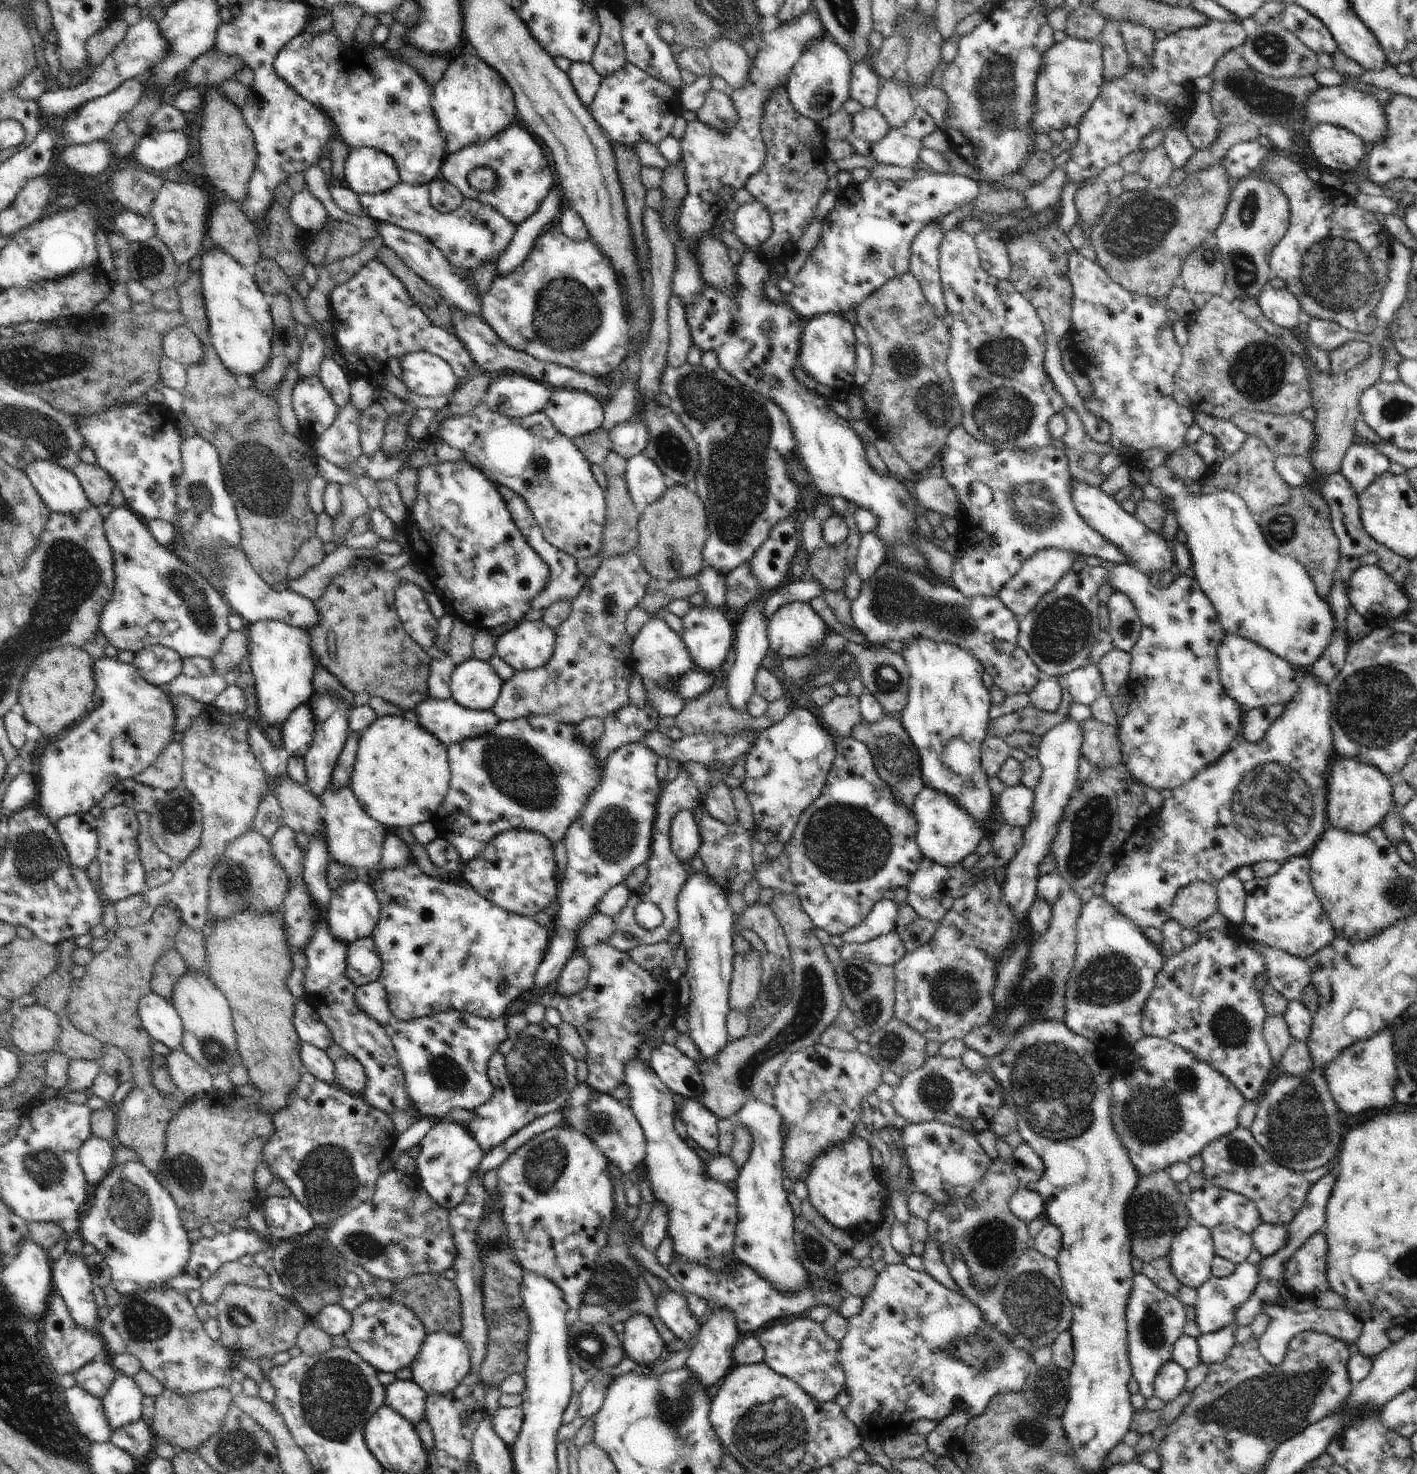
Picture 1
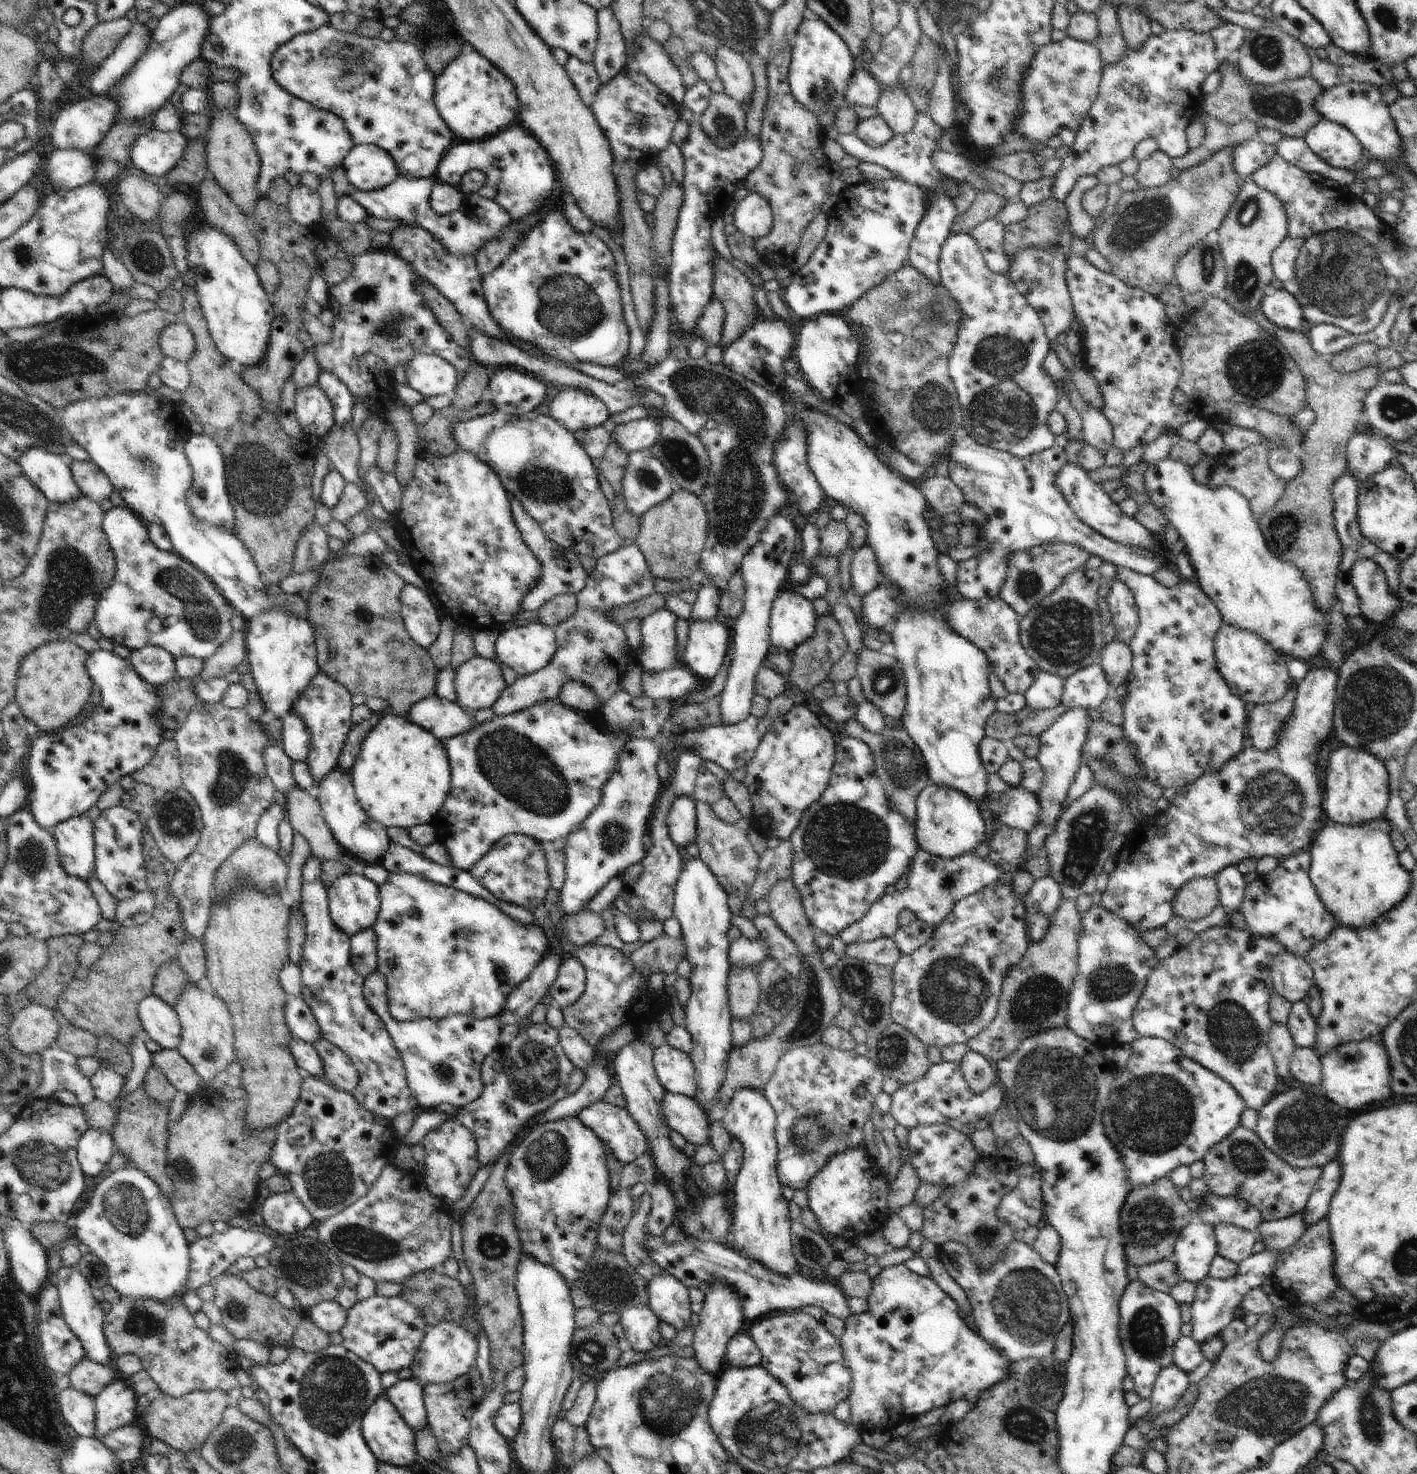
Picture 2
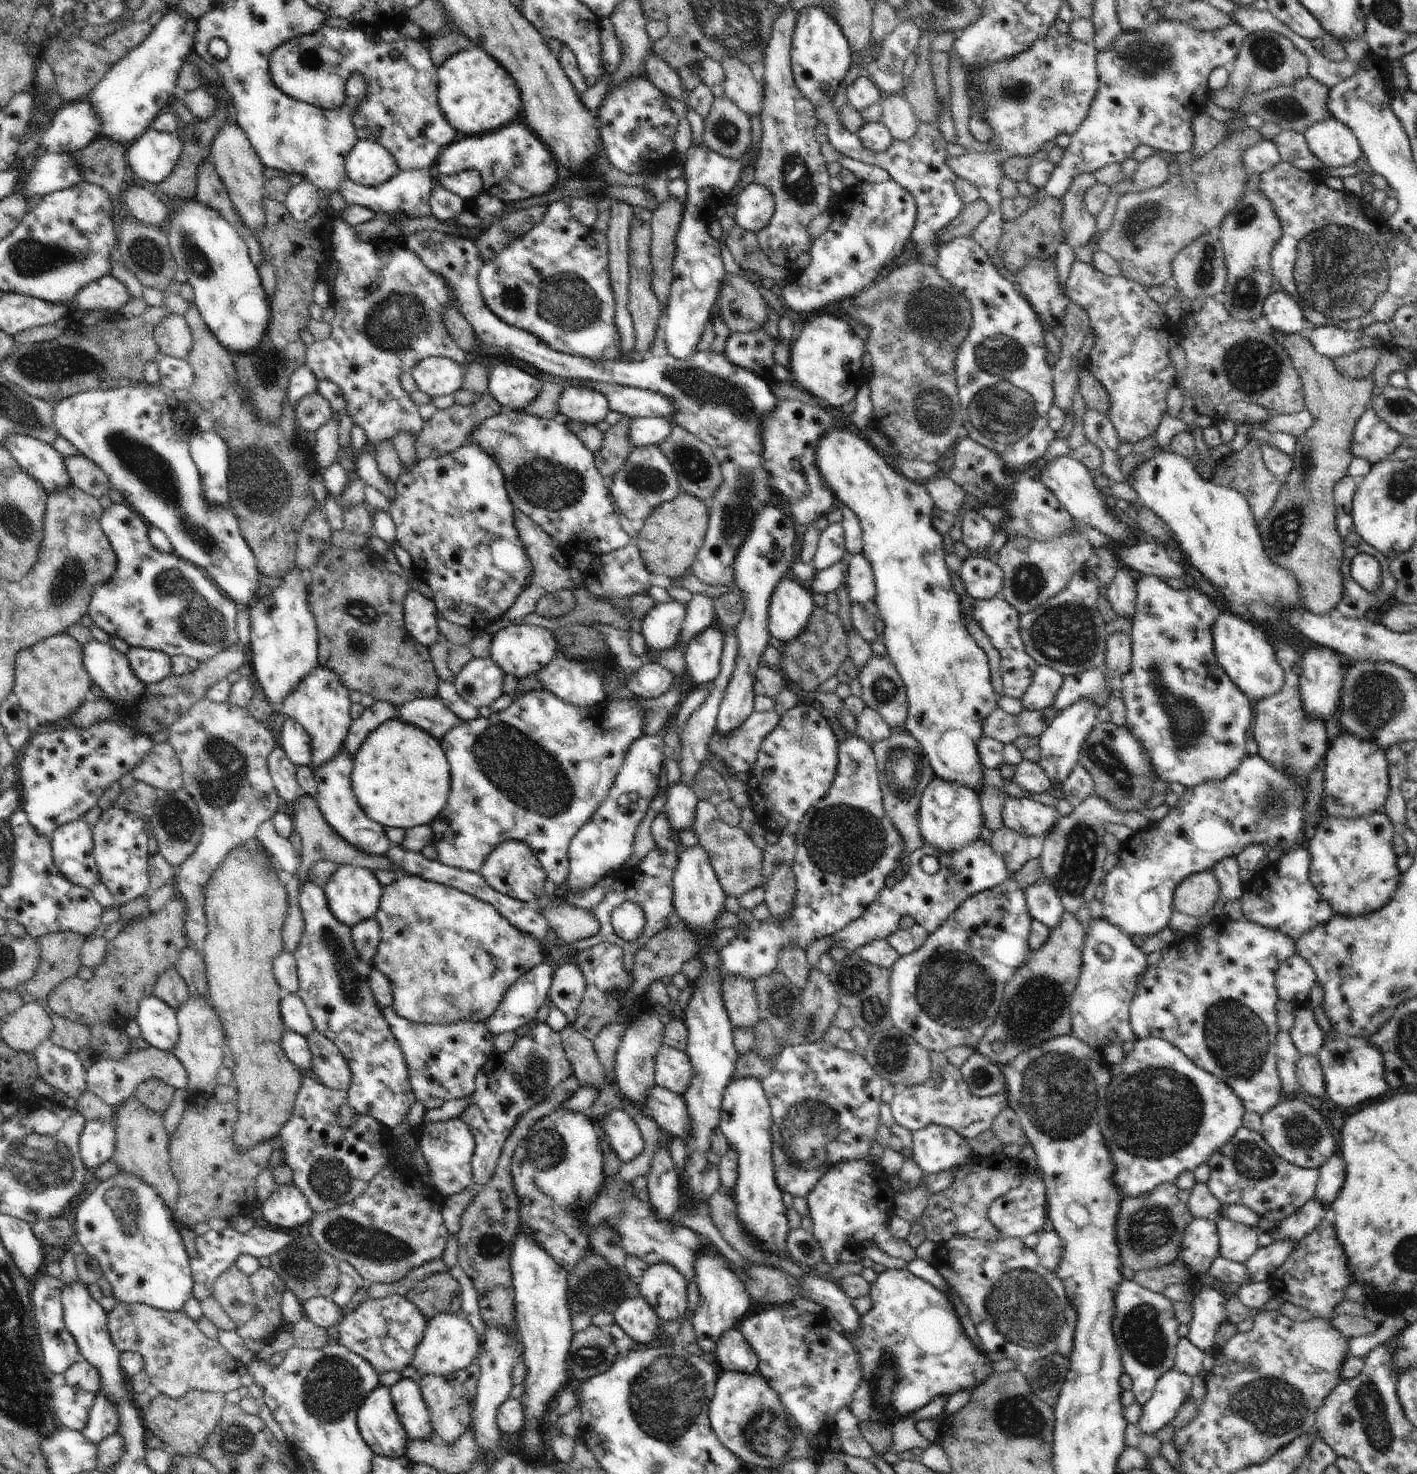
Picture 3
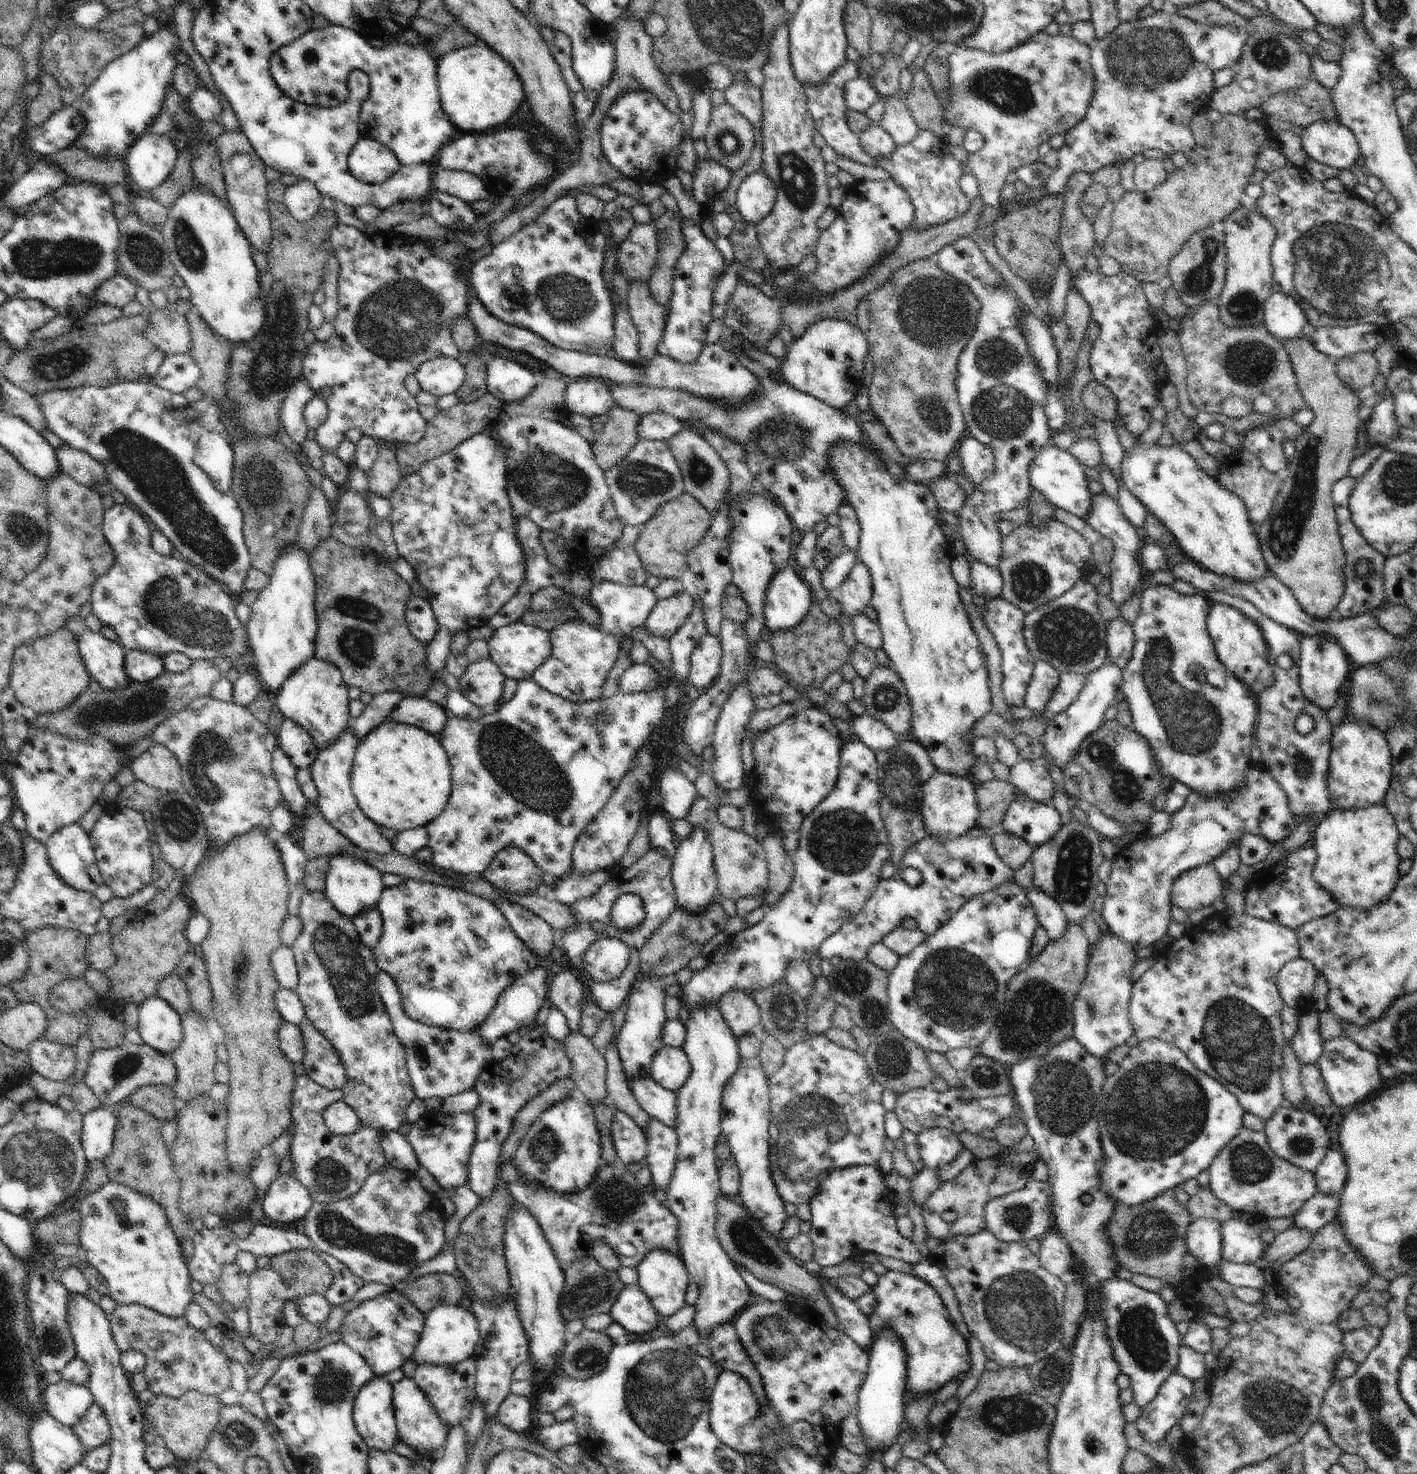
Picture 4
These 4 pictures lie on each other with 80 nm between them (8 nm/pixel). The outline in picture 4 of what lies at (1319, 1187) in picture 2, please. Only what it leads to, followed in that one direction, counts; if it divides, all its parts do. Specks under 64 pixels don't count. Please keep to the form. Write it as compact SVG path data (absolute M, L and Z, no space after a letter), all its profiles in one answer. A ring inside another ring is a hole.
M1330 1149L1314 1173L1317 1189L1325 1195L1340 1195L1348 1178L1348 1167L1341 1151Z

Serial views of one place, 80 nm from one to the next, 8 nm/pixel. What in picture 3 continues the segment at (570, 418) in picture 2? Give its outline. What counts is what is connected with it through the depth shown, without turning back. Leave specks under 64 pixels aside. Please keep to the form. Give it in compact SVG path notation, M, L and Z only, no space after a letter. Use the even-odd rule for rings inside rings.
M580 385L564 388L558 402L559 416L566 422L596 425L611 411L604 393Z

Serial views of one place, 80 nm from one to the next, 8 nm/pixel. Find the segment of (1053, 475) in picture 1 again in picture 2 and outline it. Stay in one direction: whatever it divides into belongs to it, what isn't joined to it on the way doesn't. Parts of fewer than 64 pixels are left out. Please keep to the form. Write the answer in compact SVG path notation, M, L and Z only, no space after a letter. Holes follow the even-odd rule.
M970 435L954 436L945 458L948 460L950 480L960 488L965 502L982 510L986 518L979 523L981 533L974 545L984 540L991 546L958 563L955 585L964 599L980 600L998 595L1008 578L1009 557L1015 552L1050 543L1076 545L1091 555L1100 556L1106 563L1114 563L1118 568L1126 567L1143 575L1151 575L1164 566L1161 556L1158 558L1148 550L1110 540L1074 514L1061 488L1056 486L1057 476L1067 463L1064 448L1054 444L1034 455L1017 457L1008 451L981 445Z

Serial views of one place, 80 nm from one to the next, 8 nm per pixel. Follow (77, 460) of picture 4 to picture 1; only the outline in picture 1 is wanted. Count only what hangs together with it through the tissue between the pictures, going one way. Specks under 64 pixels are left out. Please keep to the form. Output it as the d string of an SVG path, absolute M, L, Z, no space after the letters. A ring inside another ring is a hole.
M82 461L73 473L80 481L92 505L99 507L110 500L115 482L104 468L98 465L89 465Z

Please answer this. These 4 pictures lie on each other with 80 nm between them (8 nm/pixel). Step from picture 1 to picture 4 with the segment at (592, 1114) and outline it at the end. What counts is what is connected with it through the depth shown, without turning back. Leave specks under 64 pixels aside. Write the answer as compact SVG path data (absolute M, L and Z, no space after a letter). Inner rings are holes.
M618 1109L610 1126L613 1145L625 1165L644 1161L647 1155L647 1136L628 1114Z

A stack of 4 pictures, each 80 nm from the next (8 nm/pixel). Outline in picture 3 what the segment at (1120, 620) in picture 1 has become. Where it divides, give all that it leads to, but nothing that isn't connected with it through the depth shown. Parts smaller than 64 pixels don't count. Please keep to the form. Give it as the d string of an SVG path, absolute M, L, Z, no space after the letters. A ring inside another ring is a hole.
M1119 562L1119 571L1107 587L1107 599L1120 619L1132 619L1135 613L1135 598L1137 590L1135 582L1137 574Z

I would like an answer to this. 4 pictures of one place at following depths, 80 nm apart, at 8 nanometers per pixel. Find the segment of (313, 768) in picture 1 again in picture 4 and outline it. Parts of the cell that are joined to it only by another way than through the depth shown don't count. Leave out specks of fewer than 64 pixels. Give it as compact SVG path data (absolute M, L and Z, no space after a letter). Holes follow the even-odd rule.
M315 656L287 678L274 700L286 719L295 720L306 729L319 752L335 743L352 722L349 713L352 700L349 698L349 688L342 673L333 664L321 661Z

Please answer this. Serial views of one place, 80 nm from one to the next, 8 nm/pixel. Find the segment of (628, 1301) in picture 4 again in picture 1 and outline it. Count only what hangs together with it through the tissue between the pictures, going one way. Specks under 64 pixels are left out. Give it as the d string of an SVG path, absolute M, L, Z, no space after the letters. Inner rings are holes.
M635 1313L625 1322L621 1339L625 1354L636 1364L644 1364L647 1372L653 1368L653 1362L663 1359L668 1353L665 1340L656 1330L651 1317L645 1314Z

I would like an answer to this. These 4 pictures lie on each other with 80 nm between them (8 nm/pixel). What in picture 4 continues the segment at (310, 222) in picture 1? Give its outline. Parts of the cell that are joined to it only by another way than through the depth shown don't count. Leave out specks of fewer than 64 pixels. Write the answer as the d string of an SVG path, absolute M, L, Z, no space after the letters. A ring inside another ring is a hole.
M301 179L298 184L285 188L283 203L296 220L304 222L318 212L322 197L323 194L314 184L309 180Z

